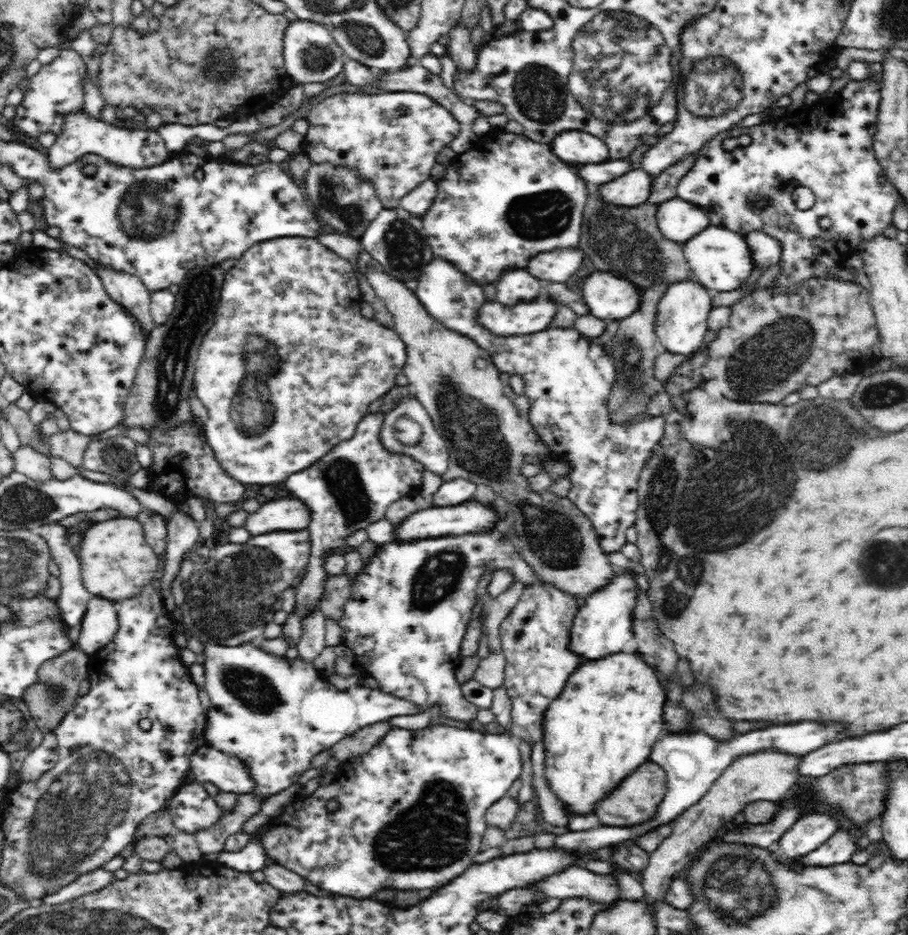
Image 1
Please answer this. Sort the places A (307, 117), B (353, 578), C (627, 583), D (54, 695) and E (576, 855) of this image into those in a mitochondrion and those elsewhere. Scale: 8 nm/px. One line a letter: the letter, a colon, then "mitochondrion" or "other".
A: other
B: other
C: other
D: mitochondrion
E: other

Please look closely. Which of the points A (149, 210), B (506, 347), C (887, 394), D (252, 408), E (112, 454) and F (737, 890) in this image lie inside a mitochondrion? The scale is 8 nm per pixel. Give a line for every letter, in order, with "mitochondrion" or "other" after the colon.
A: mitochondrion
B: other
C: mitochondrion
D: mitochondrion
E: mitochondrion
F: mitochondrion

